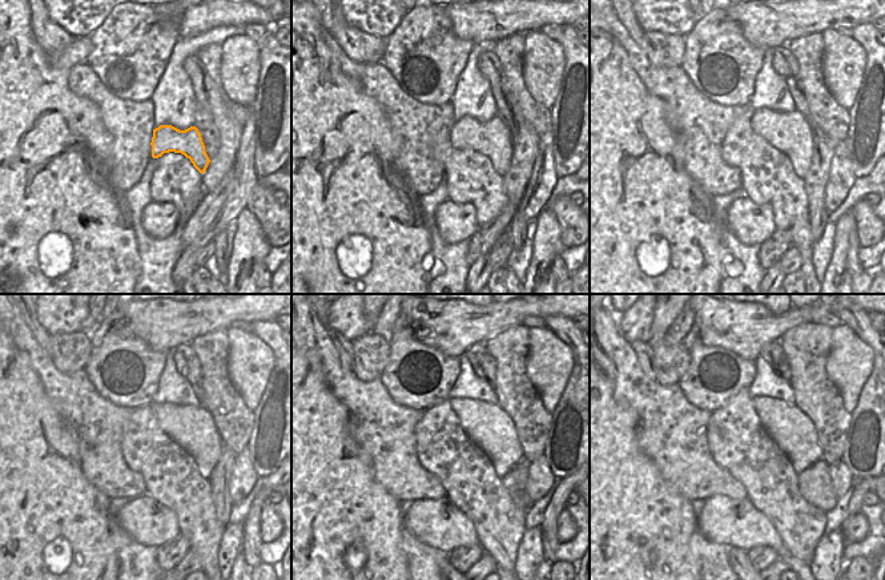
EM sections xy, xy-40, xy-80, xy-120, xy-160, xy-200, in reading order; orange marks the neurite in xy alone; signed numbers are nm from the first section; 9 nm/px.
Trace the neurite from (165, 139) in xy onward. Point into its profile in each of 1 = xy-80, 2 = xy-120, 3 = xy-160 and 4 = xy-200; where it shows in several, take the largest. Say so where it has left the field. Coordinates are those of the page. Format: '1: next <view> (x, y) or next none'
1: next xy-80 (788, 132)
2: next xy-120 (193, 429)
3: next xy-160 (486, 425)
4: next xy-200 (791, 429)

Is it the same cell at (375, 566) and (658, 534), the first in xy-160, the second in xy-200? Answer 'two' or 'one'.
one

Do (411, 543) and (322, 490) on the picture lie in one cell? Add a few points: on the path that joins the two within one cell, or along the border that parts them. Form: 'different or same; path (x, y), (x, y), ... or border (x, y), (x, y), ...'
different; border (403, 528), (402, 551), (409, 566)

